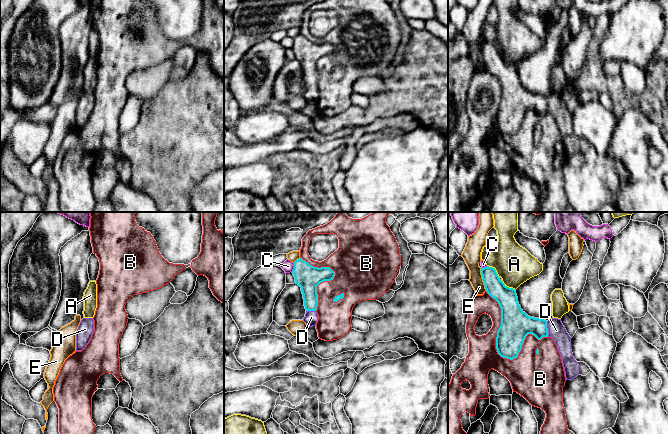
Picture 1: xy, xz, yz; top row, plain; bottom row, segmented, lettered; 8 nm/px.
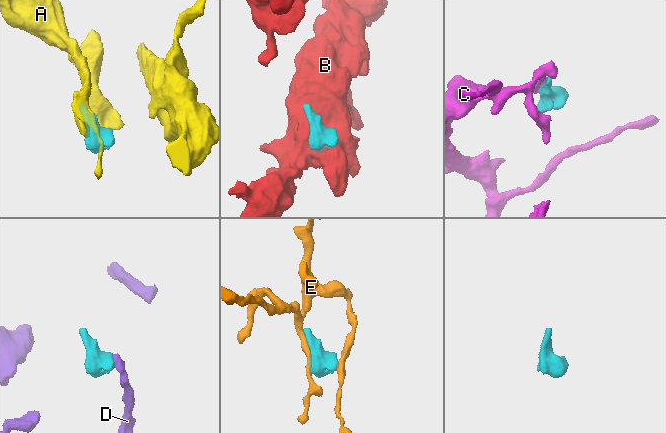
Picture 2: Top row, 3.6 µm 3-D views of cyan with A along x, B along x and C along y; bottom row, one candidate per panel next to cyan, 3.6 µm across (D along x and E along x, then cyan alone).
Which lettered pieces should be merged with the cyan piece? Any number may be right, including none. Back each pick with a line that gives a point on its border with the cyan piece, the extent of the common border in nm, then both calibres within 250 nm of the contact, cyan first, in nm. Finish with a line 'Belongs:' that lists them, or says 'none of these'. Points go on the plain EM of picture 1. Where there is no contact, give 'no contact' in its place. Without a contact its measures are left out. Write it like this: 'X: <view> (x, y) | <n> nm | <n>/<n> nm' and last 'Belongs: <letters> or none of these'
D: yz (547, 104) | 120 nm | 240/140 nm
Belongs: D

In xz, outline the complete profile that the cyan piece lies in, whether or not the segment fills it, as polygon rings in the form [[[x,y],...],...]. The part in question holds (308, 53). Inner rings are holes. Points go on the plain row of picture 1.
[[[302,34],[294,38],[292,47],[295,53],[295,59],[301,63],[306,85],[303,97],[307,103],[316,102],[318,90],[316,88],[318,82],[317,62],[324,57],[331,57],[335,52],[335,48],[330,43],[314,43]]]

